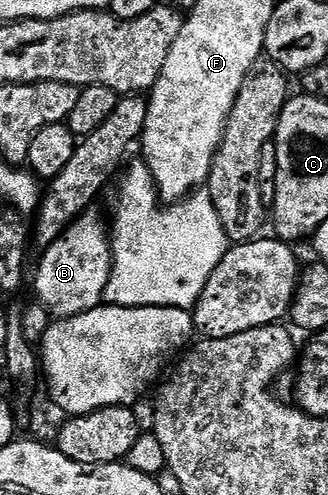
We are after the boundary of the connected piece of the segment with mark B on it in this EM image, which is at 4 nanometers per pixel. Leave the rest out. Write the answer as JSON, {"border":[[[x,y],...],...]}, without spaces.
{"border":[[[93,206],[83,212],[50,247],[43,249],[44,257],[37,268],[35,265],[35,299],[47,306],[53,318],[68,320],[104,303],[104,291],[112,273],[112,242],[109,225],[98,209]]]}

